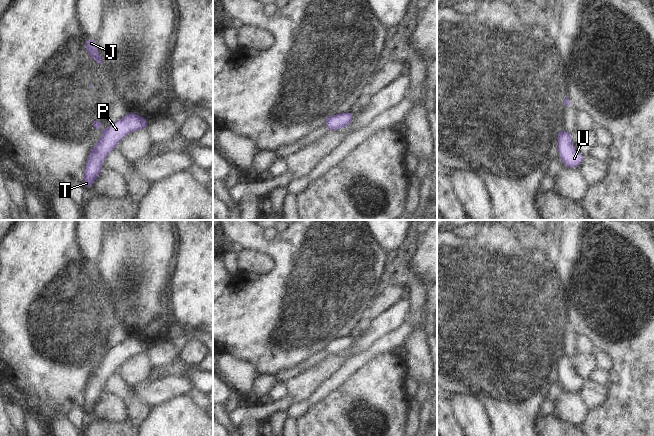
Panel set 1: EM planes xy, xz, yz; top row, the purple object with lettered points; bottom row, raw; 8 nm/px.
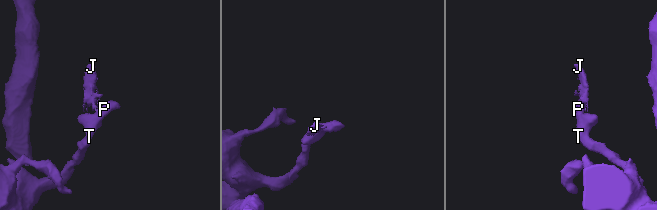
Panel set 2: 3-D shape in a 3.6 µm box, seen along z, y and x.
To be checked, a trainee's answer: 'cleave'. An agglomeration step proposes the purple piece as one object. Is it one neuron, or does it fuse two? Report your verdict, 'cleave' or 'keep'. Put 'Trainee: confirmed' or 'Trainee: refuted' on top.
Trainee: confirmed
cleave

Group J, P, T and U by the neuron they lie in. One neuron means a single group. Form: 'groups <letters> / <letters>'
groups J / P T U

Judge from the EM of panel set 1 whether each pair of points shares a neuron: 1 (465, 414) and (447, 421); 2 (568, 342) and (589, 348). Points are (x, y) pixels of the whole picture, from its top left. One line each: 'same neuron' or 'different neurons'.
1: different neurons
2: different neurons

